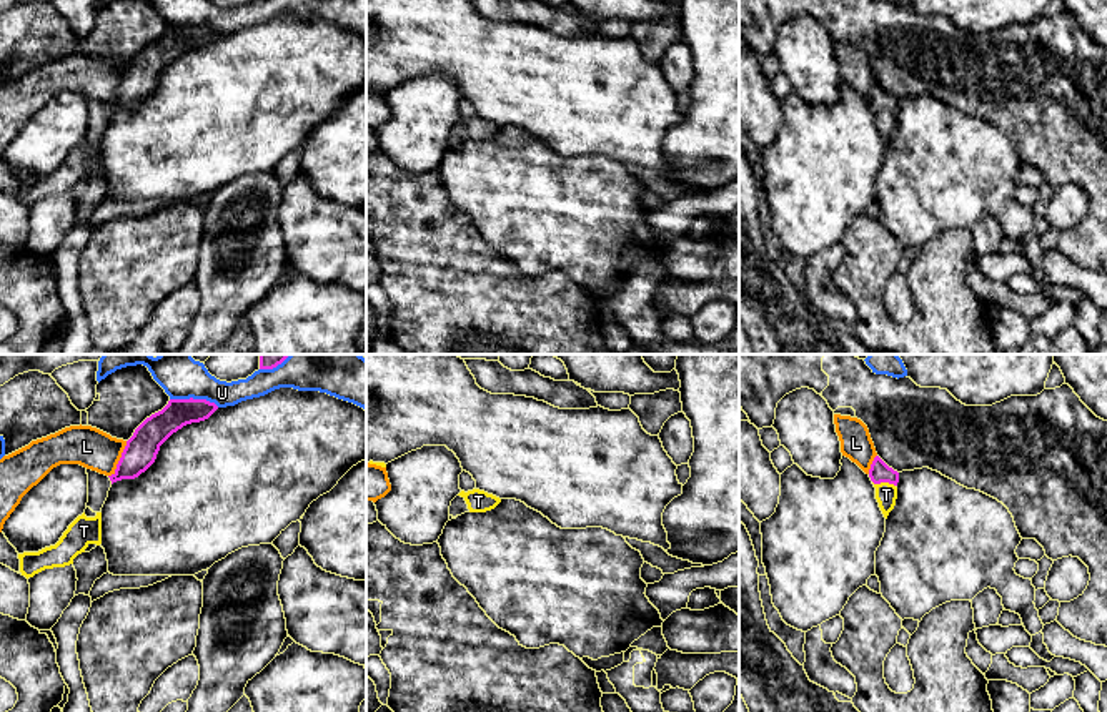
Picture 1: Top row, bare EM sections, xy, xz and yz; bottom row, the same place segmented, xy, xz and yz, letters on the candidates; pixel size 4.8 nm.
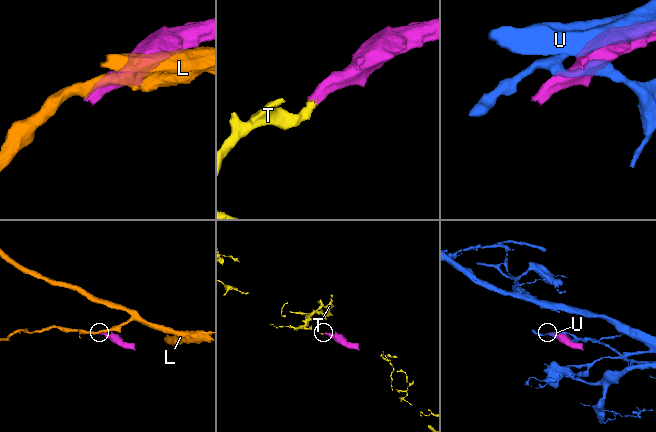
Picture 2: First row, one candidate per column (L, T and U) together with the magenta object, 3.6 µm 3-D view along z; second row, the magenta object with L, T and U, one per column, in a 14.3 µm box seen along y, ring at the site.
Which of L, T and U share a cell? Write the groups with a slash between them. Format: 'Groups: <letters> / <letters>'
Groups: L / T / U

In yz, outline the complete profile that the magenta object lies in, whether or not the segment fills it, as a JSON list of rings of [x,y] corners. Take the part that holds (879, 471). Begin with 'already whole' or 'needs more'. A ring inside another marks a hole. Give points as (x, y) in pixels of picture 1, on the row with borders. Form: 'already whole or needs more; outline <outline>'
needs more; outline [[[879,456],[874,457],[869,477],[876,487],[876,499],[879,507],[887,519],[889,512],[896,506],[899,472],[889,467]]]

